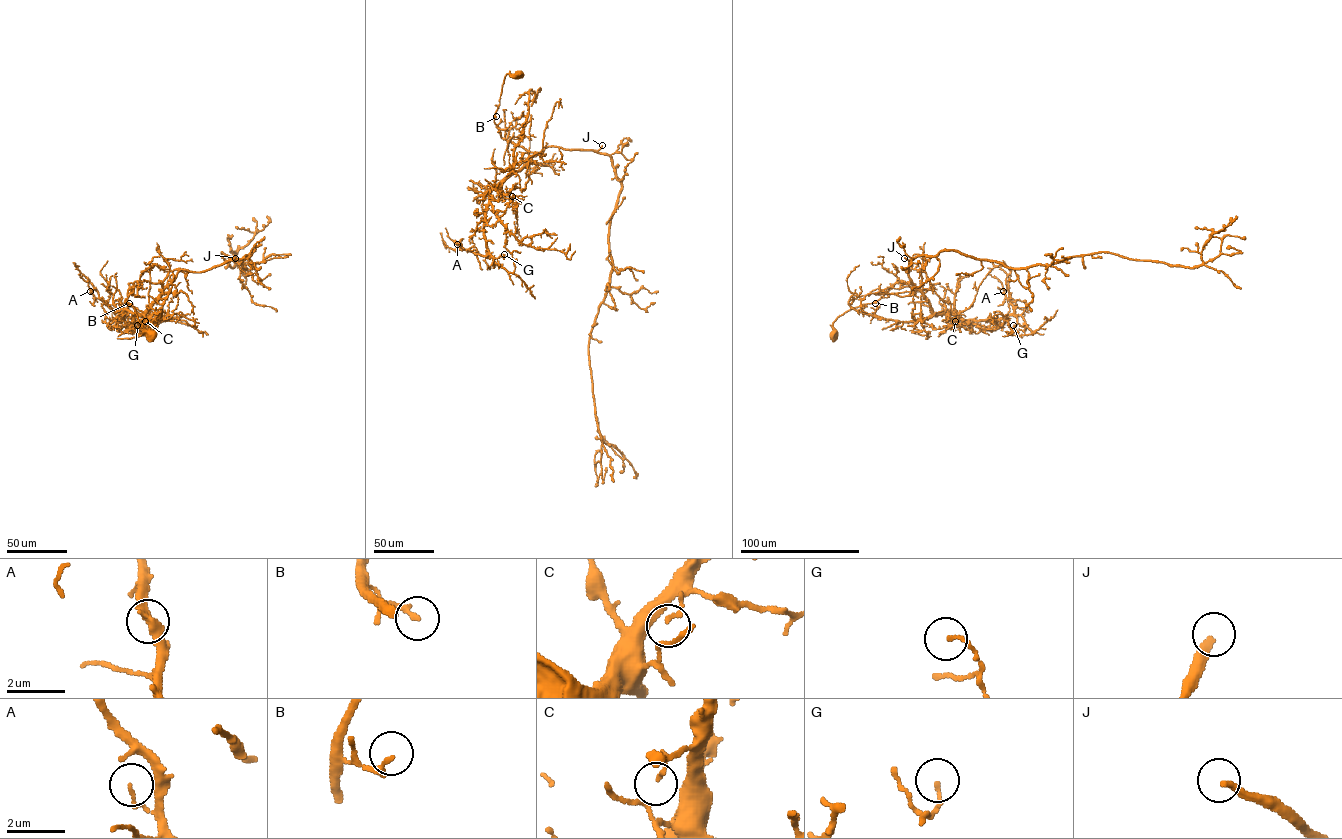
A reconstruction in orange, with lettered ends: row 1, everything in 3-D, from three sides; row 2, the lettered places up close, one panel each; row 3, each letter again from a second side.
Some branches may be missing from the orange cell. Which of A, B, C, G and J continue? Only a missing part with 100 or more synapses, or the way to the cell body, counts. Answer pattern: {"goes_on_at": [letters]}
{"goes_on_at": ["J"]}

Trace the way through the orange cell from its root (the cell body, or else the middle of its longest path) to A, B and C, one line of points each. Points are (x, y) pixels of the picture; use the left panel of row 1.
A: (152, 334), (127, 297), (135, 281), (160, 283), (141, 314), (125, 309), (119, 320), (90, 291)
B: (152, 334), (141, 326), (129, 303)
C: (152, 334), (141, 326), (127, 301), (135, 281), (162, 286), (142, 313), (133, 315), (141, 323), (145, 321)

